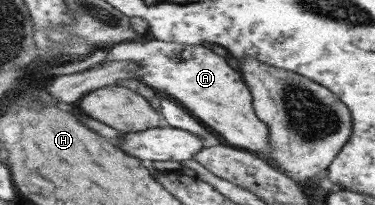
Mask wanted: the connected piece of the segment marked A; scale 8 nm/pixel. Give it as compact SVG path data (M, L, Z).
M152 40L151 42L126 41L106 47L107 55L101 64L132 61L139 66L140 80L160 94L167 95L186 108L194 117L224 136L232 147L257 154L270 162L268 125L258 118L253 98L240 72L230 68L227 59L214 54L203 45L184 45Z

